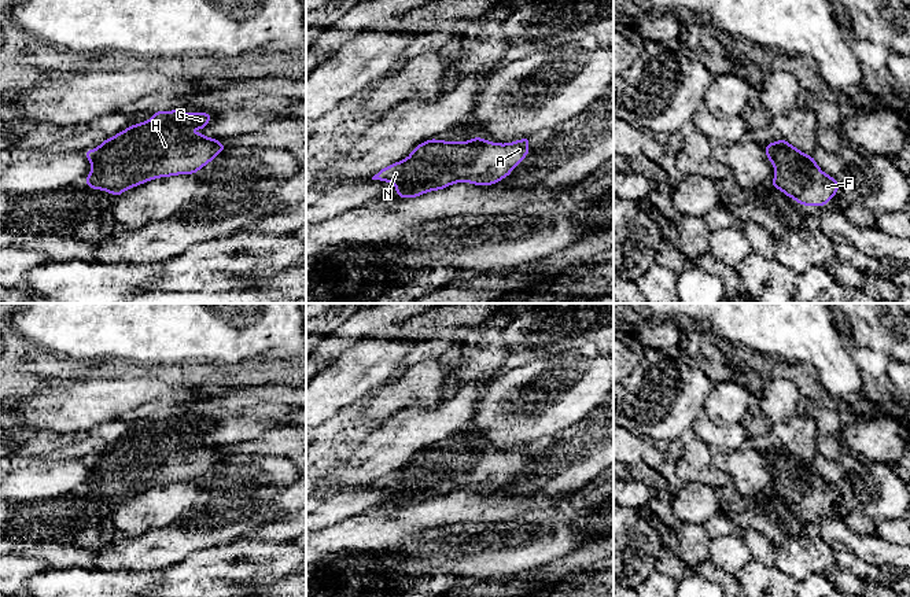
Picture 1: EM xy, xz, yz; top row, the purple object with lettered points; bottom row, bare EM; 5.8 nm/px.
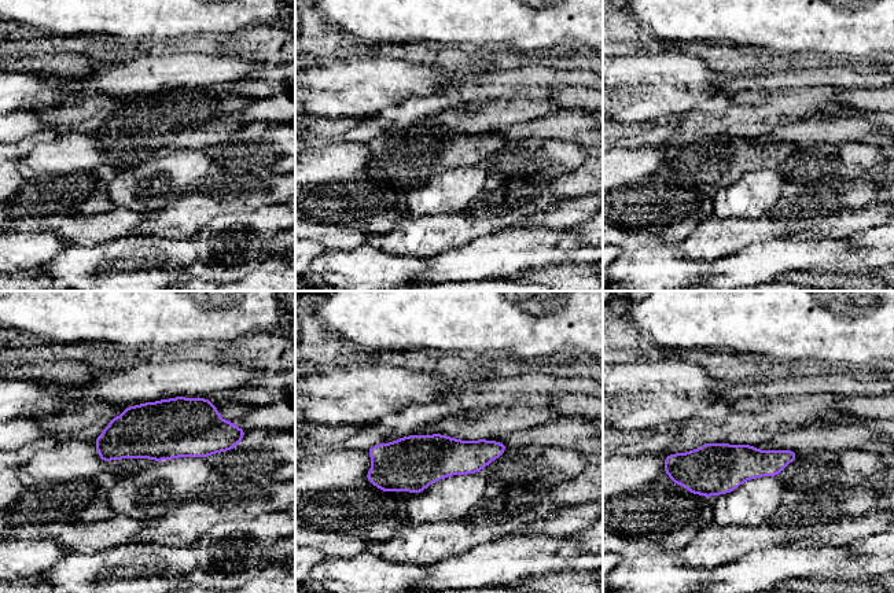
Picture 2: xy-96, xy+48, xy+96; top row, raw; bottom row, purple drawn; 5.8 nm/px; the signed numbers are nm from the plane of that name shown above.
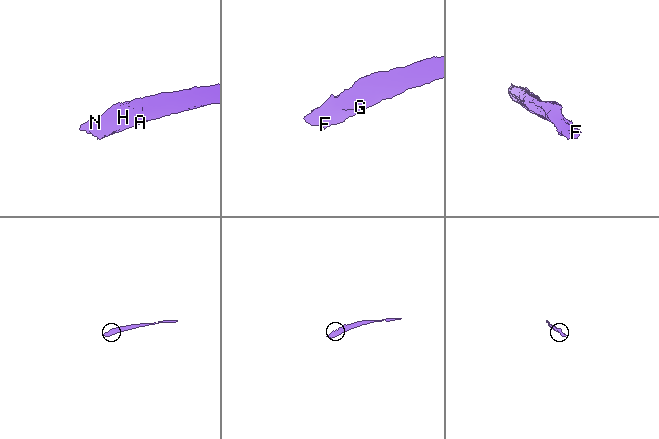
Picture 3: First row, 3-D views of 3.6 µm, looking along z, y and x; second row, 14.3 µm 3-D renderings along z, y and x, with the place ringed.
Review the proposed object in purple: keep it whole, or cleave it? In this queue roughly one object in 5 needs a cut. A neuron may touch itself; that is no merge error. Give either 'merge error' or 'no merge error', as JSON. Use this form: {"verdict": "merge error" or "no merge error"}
{"verdict": "no merge error"}

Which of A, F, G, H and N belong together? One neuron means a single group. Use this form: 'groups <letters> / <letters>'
groups A F G H N

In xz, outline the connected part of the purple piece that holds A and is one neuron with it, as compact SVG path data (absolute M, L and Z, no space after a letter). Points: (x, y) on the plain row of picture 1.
M478 443L463 450L430 446L406 467L377 479L372 487L394 491L399 505L417 505L454 490L491 493L508 484L530 461L530 447L500 452Z

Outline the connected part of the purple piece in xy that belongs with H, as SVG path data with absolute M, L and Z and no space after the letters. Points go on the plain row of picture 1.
M154 419L150 428L129 434L92 458L84 457L92 472L84 491L119 504L150 487L196 480L226 456L202 439L188 442L194 435L205 436L211 425L203 419Z

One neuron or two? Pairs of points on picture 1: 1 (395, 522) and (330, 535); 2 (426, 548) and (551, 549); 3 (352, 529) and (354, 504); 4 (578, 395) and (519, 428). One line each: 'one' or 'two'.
1: one
2: one
3: two
4: one

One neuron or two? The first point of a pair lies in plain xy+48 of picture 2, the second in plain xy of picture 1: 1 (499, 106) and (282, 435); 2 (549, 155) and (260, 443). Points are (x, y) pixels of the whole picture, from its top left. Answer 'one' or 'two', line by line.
1: two
2: two

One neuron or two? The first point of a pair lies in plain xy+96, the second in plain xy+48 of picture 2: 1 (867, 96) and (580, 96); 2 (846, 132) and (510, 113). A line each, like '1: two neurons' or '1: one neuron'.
1: one neuron
2: two neurons

